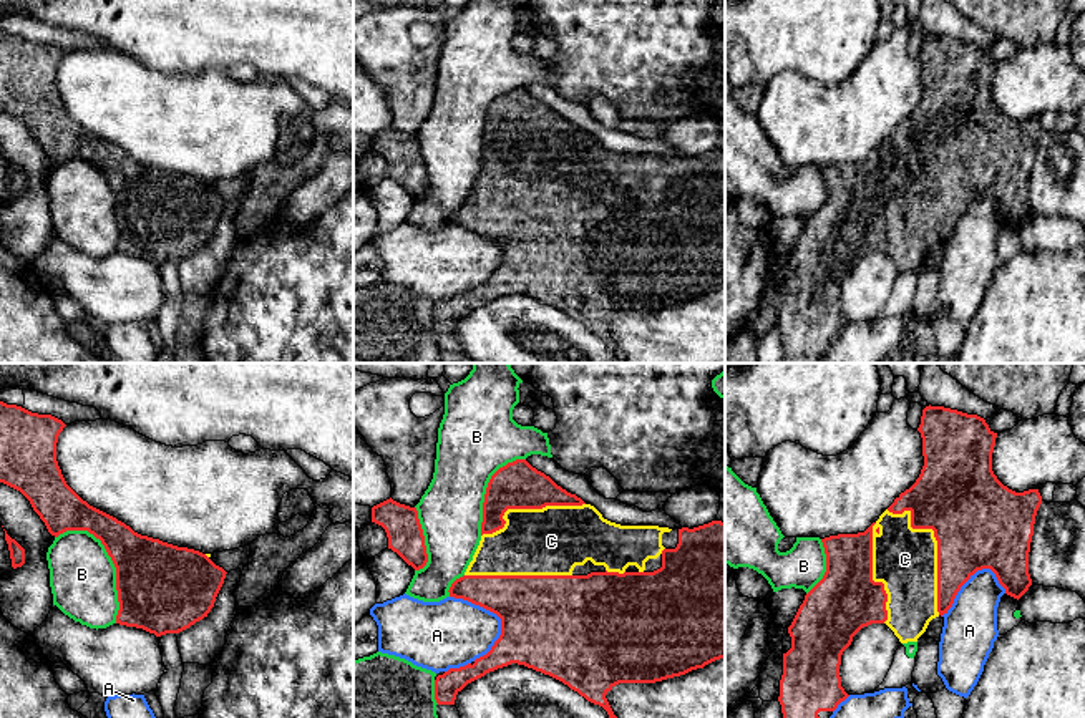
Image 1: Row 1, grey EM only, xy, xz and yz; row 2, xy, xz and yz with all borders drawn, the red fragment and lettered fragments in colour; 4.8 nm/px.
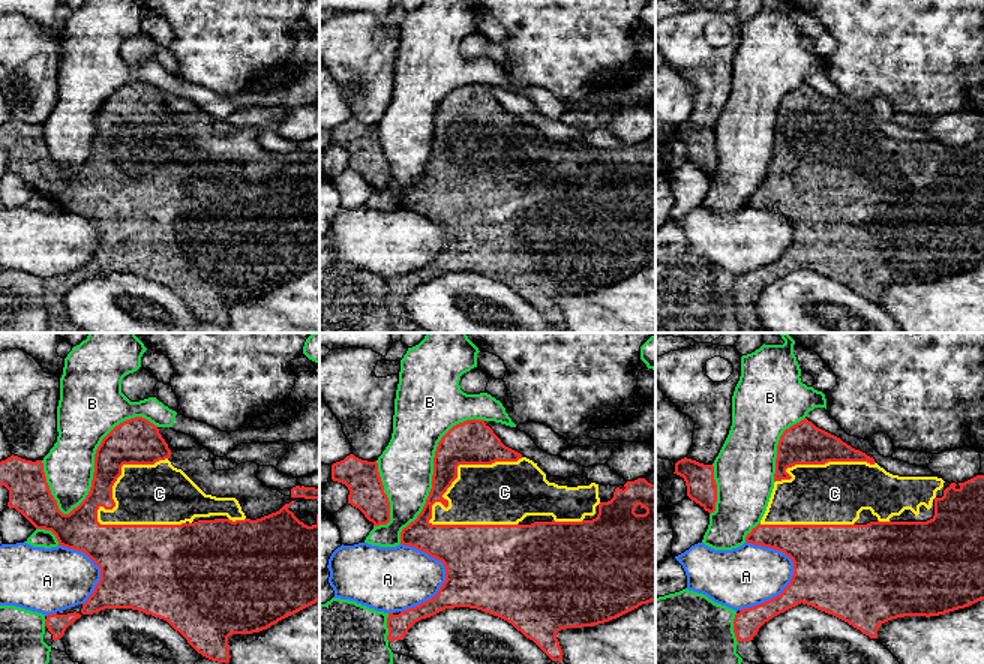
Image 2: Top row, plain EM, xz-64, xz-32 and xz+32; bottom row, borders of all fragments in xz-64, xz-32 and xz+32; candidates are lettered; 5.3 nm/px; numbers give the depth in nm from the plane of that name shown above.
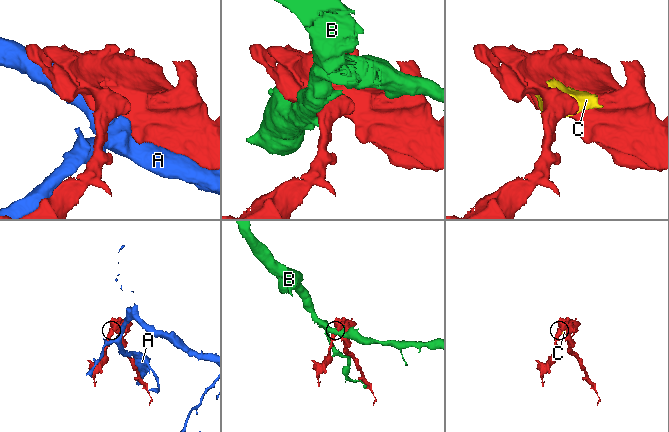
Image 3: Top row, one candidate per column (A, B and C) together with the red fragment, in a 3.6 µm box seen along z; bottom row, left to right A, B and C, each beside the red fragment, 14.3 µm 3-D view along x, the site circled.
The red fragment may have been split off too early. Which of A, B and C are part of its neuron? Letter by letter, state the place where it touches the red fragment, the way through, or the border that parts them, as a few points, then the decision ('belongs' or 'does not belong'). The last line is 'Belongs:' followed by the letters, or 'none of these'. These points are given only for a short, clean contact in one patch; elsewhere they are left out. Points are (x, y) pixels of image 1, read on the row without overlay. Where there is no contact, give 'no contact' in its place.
A: contact xz (498, 244); does not belong
B: contact xy (111, 188); does not belong
C: contact yz (938, 173); belongs
Belongs: C

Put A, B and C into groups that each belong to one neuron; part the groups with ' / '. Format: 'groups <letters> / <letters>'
groups A / B / C

